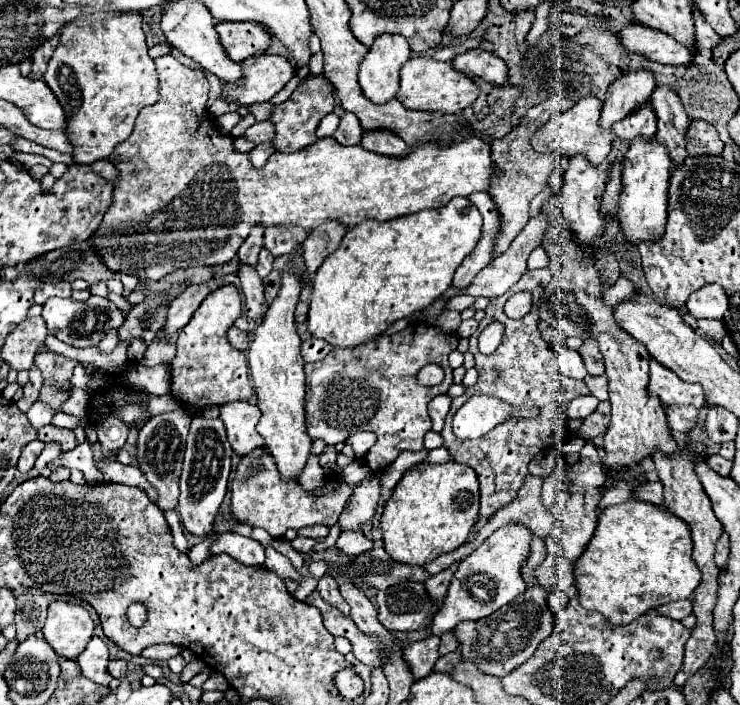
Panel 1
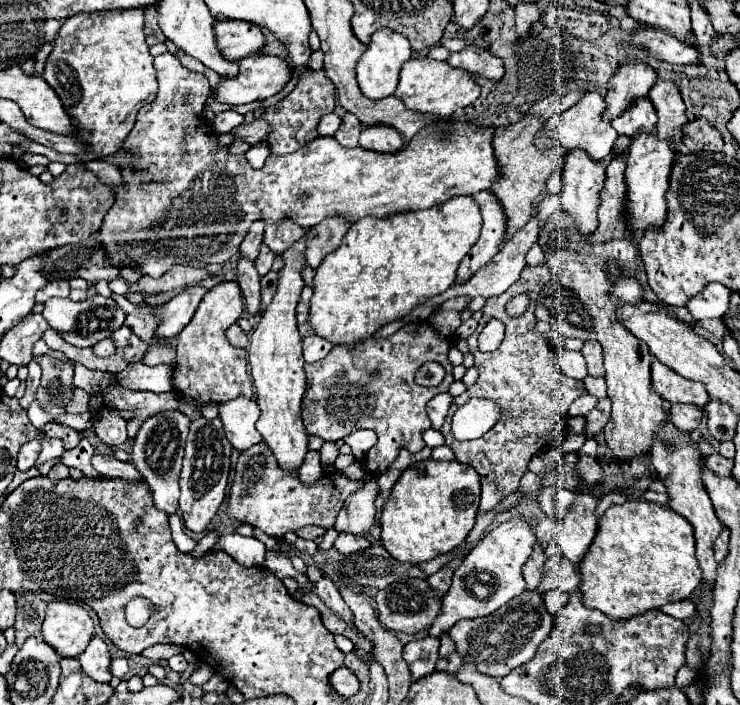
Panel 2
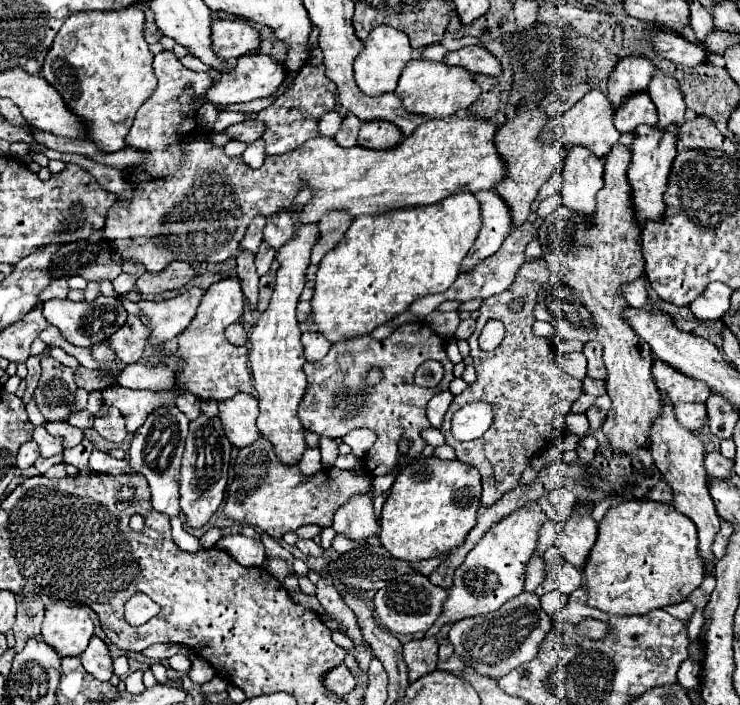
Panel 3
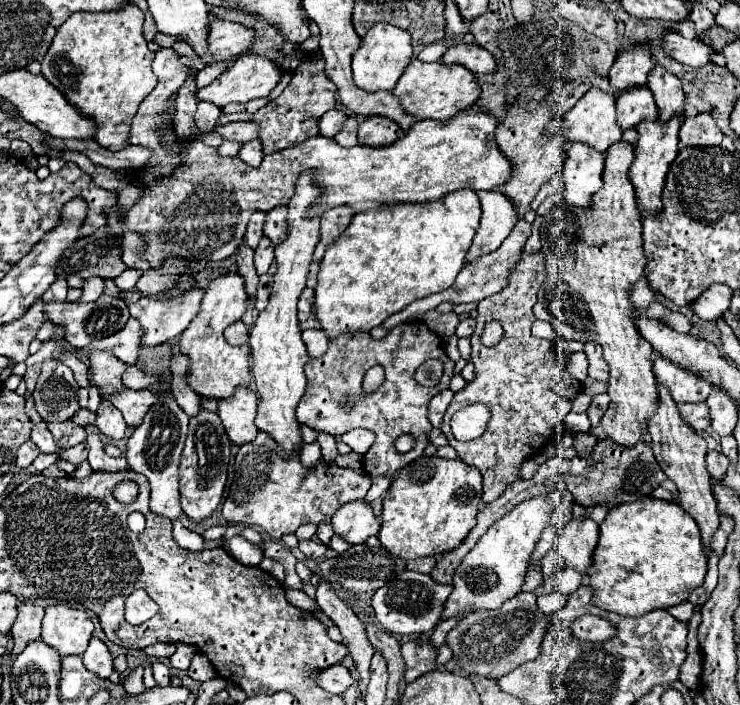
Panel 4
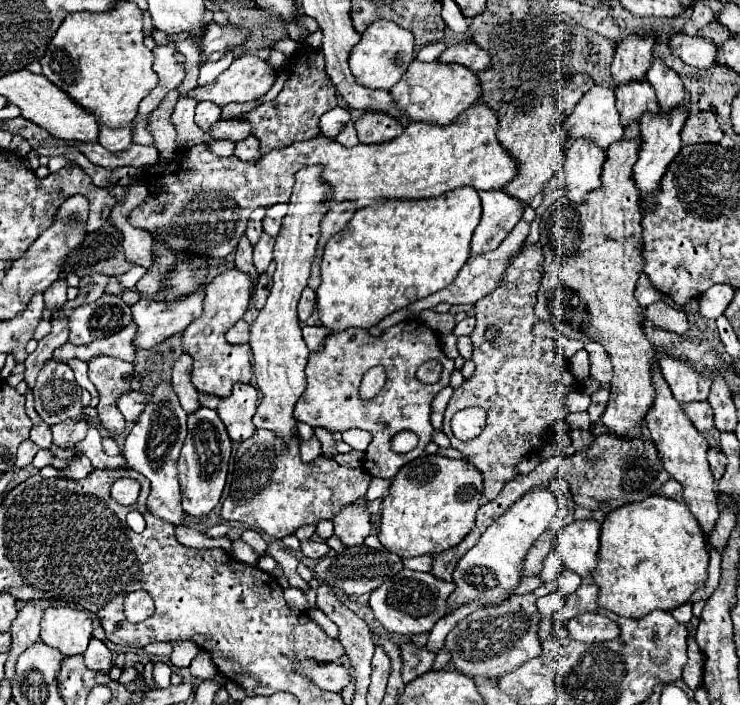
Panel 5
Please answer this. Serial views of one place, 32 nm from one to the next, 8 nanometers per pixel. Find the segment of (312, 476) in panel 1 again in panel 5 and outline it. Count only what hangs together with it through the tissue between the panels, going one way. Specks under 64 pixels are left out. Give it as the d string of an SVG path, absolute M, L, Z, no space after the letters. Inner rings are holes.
M312 438L312 440L308 440L308 442L300 442L300 454L302 454L302 458L306 460L306 462L312 462L312 460L316 460L316 456L320 454L320 442L318 442L318 438Z

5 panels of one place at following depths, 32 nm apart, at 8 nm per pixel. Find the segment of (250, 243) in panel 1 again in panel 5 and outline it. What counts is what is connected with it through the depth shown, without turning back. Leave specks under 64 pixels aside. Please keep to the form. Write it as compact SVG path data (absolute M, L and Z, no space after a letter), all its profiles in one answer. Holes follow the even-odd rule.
M252 214L252 218L248 220L246 238L248 238L248 240L250 240L250 244L254 246L254 244L256 244L256 240L260 238L260 234L262 234L262 218L260 218L260 214Z

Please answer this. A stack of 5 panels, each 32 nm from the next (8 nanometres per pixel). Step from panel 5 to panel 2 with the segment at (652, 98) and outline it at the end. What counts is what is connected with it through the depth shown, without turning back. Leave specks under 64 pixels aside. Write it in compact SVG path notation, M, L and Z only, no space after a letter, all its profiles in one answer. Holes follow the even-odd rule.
M640 98L636 100L620 118L616 118L612 122L612 128L620 134L620 136L638 136L640 128L648 128L648 132L656 130L656 110L652 106L652 102L648 98Z

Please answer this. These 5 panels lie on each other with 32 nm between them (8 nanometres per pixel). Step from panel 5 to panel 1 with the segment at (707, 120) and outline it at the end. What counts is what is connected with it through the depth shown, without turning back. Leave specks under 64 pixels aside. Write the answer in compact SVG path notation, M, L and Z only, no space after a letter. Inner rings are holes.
M696 120L690 124L686 132L686 142L688 156L718 156L724 148L716 128L712 128L712 124L704 120Z

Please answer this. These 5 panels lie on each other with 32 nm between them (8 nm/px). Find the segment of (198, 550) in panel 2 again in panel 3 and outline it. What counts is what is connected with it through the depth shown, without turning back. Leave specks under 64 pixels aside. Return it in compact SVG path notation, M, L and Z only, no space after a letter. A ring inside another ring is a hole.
M210 528L202 538L200 538L200 544L202 544L202 550L206 550L206 548L212 548L218 540L222 538L222 532L218 530L218 528Z

